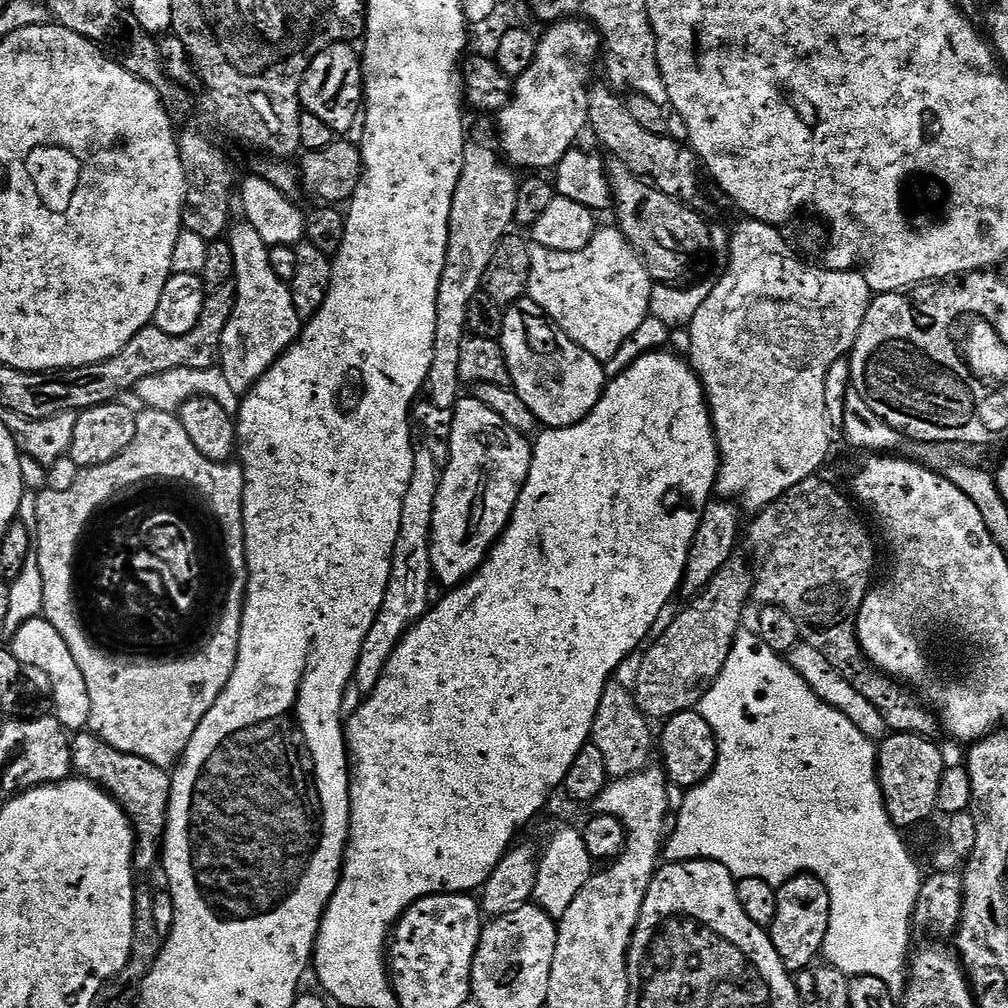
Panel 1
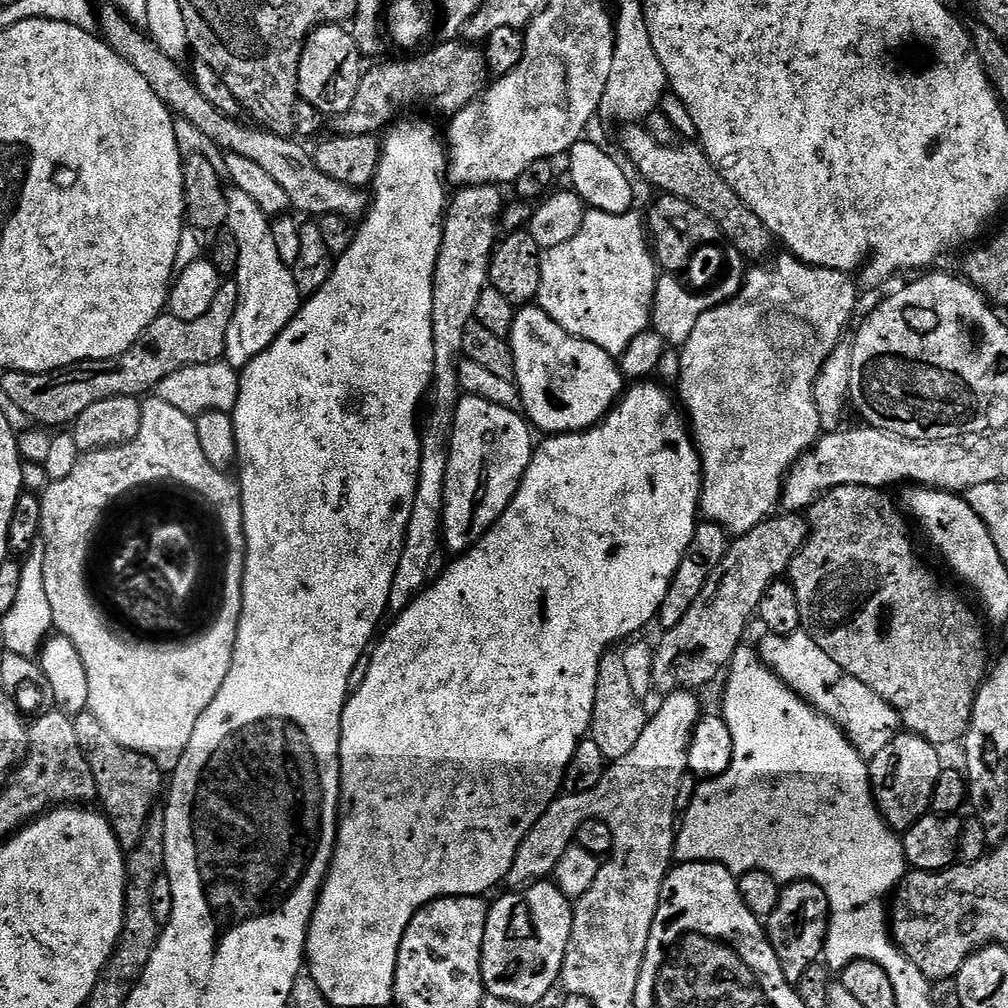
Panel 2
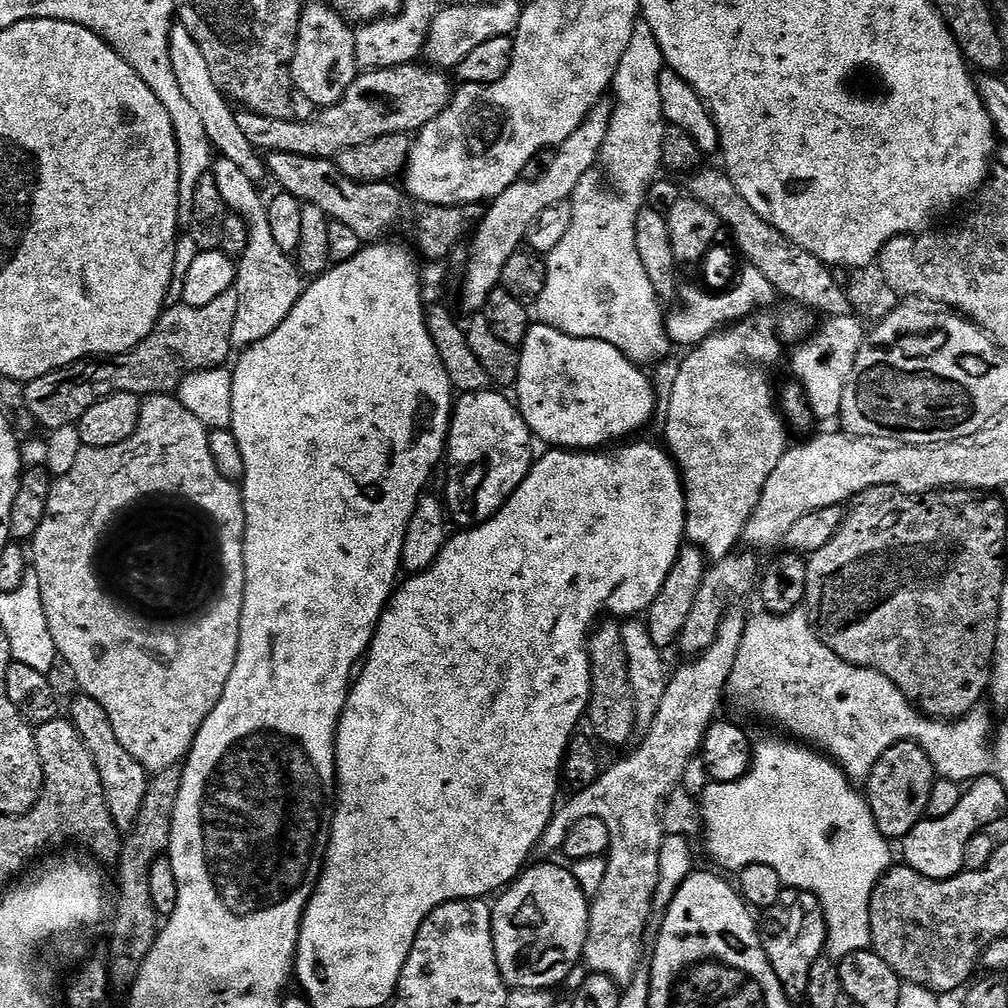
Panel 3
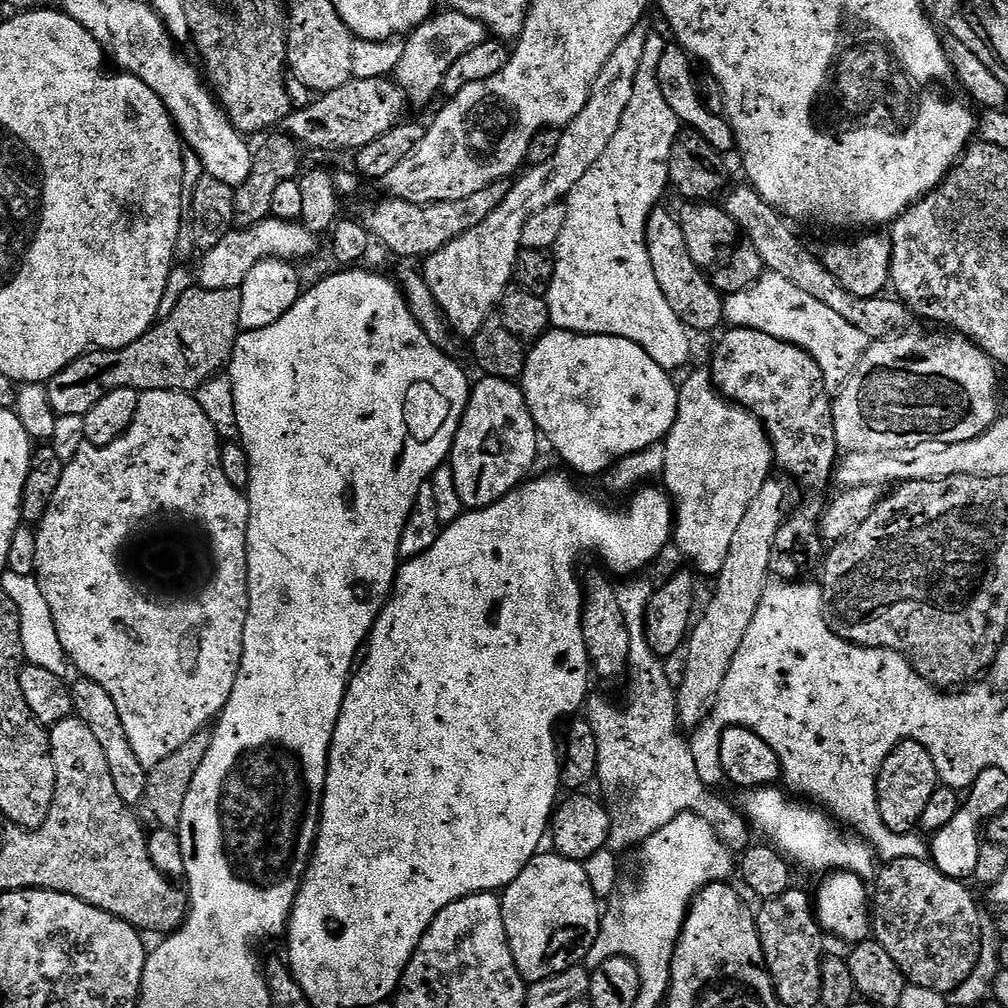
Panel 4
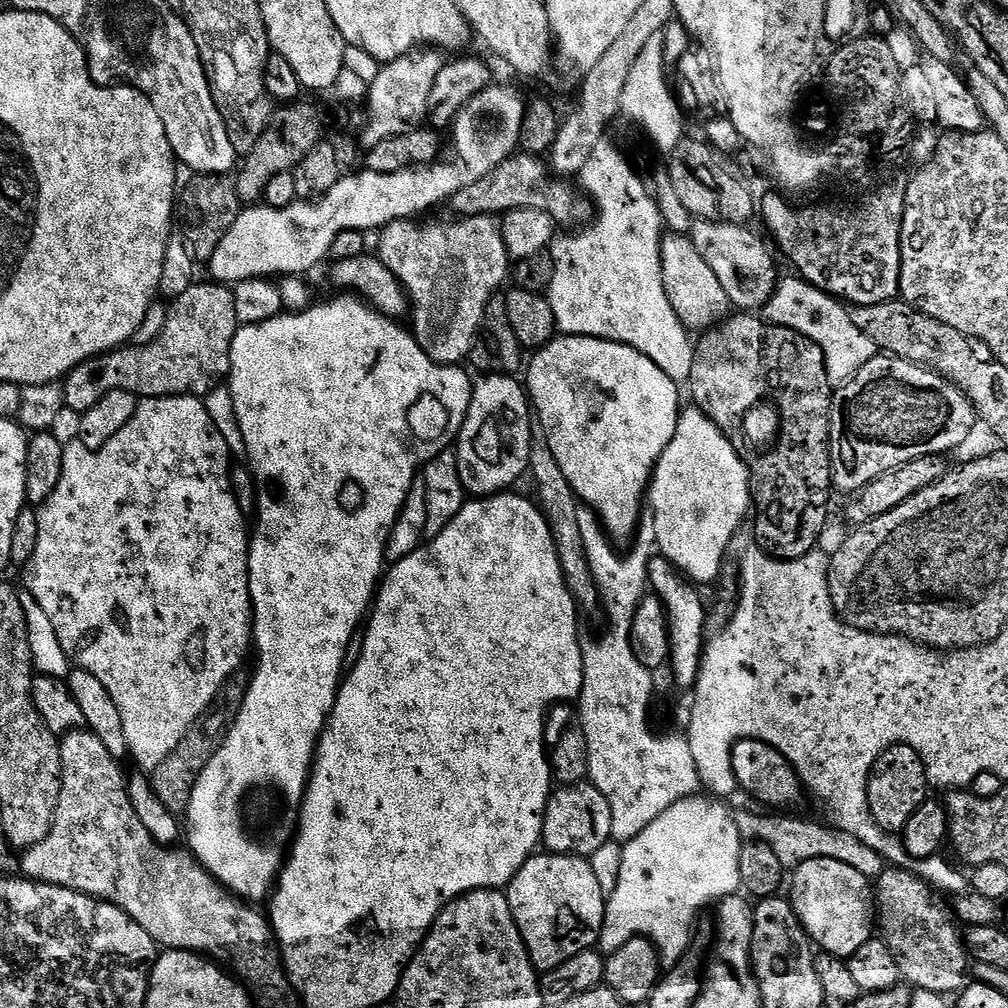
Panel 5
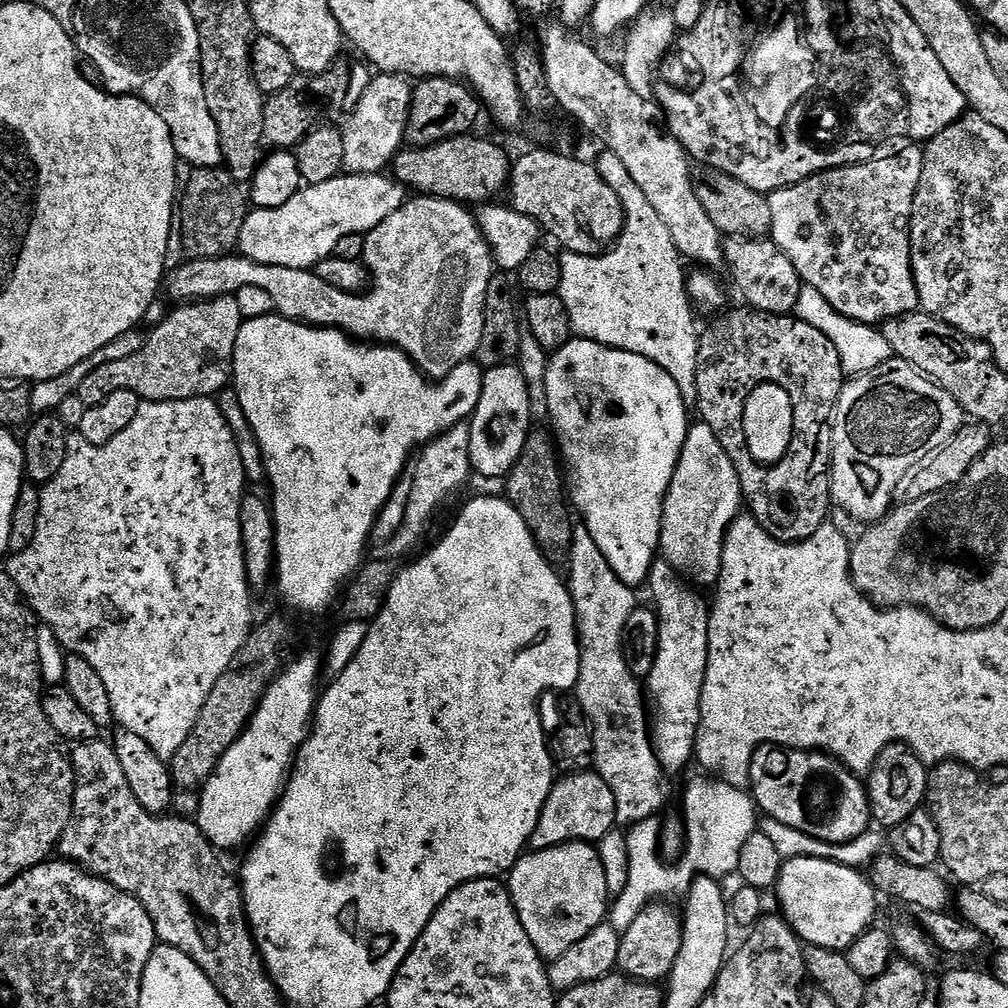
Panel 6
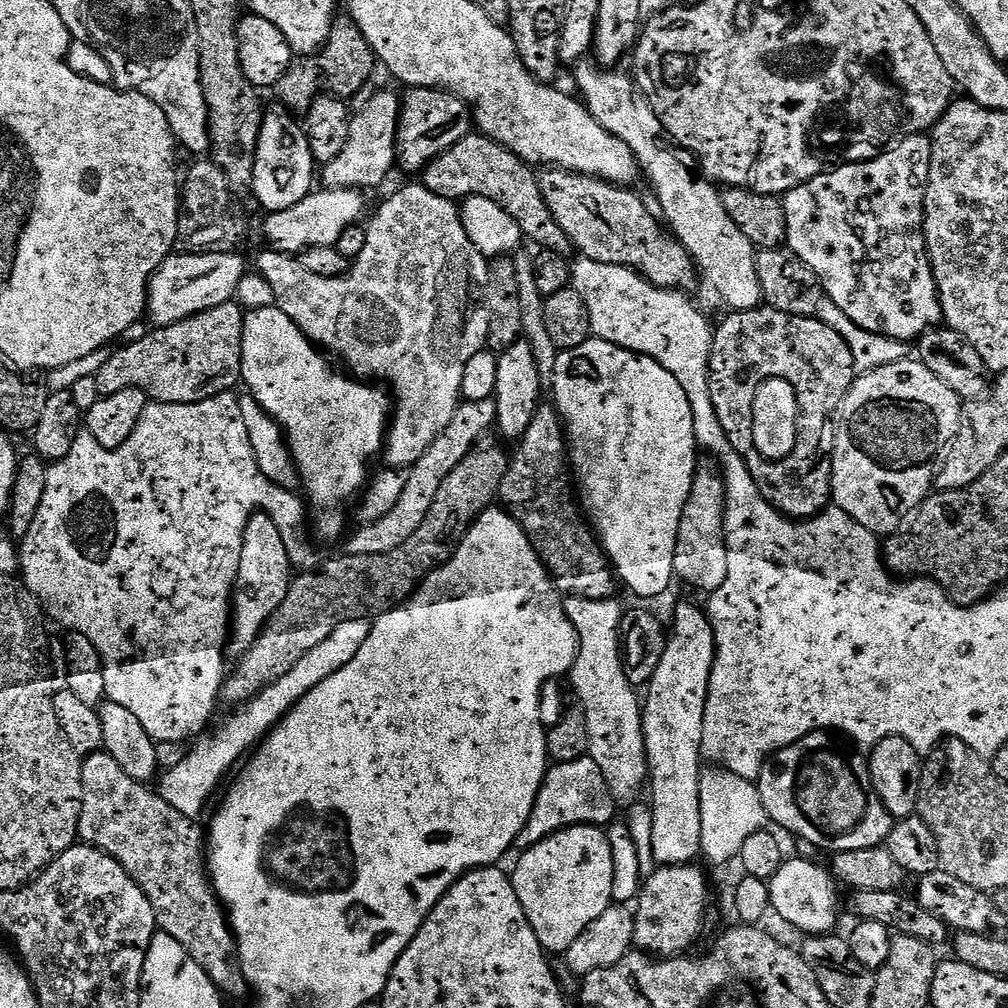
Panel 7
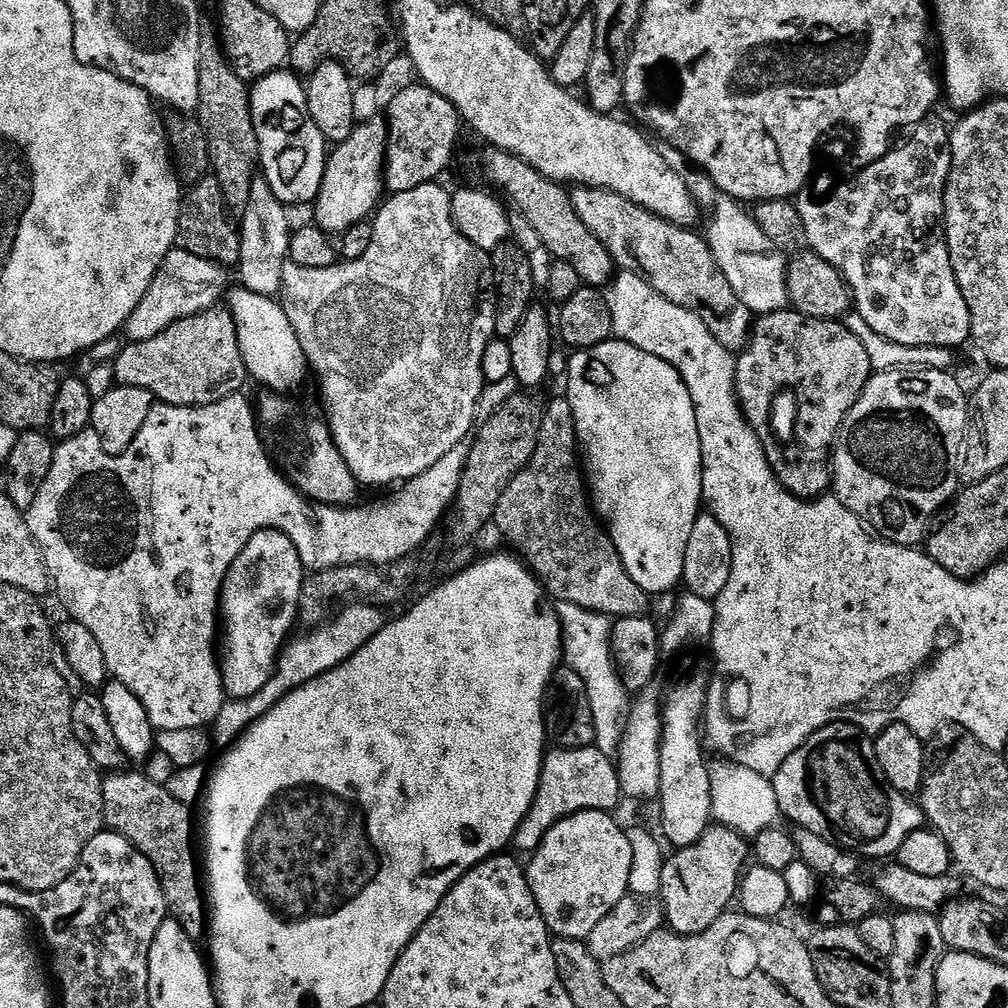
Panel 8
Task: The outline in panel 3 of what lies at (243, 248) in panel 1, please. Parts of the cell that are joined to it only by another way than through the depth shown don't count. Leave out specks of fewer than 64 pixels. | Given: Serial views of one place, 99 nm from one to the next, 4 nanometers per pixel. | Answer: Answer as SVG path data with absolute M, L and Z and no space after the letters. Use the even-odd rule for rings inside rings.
M223 158L215 161L214 179L218 194L222 194L225 209L240 216L248 228L248 244L236 264L234 287L238 294L238 315L234 318L232 331L233 349L243 350L254 346L254 342L262 342L262 338L274 334L274 330L278 330L278 326L286 322L306 284L293 257L284 253L283 246L272 233L272 220L268 217L268 208L264 205L259 190L256 189L259 188L257 183L246 178L246 174L242 174L242 170L234 166L234 162Z

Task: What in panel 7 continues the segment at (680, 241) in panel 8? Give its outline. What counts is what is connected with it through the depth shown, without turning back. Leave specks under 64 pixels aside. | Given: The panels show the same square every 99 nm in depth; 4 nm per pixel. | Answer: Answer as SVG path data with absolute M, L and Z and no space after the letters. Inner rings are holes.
M563 170L541 171L538 179L540 193L554 222L567 234L573 249L584 255L581 257L585 261L633 268L657 288L688 290L698 280L698 266L692 261L692 255L671 231L662 227L659 219L656 221L648 213L647 206L632 190L607 184L596 176Z

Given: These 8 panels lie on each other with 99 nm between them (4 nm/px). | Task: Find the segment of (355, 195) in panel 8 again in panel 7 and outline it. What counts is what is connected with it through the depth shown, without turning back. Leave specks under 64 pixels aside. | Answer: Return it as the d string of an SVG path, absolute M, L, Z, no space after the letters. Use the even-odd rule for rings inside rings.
M378 90L362 110L354 112L348 121L348 137L342 154L334 162L323 165L325 189L365 190L378 187L387 178L388 171L397 163L396 131L400 125L401 103L401 97L395 96L392 90Z

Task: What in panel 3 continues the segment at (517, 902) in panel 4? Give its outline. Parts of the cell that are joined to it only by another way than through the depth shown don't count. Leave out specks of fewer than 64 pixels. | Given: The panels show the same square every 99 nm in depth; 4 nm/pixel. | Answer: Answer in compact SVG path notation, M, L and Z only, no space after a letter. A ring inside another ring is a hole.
M534 864L525 867L524 871L499 893L500 901L492 904L494 954L498 960L500 976L509 989L555 989L555 984L562 983L571 974L572 967L581 963L588 937L590 900L575 880L571 867L563 868L560 864Z

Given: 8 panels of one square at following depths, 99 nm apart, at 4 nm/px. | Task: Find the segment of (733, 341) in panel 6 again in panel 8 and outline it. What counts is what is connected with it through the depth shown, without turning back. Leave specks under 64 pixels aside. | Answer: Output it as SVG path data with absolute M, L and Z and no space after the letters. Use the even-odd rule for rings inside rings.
M795 310L771 312L753 323L751 334L737 355L741 356L735 357L734 360L733 388L744 418L753 429L767 429L772 403L776 397L781 392L793 392L797 401L798 416L794 422L792 444L786 446L788 448L782 456L773 455L770 463L780 485L805 502L823 497L829 491L828 455L831 453L831 447L835 443L835 436L845 414L856 404L870 375L867 352L861 337L857 333L852 333L850 329L843 328L842 325L843 323L834 320L815 320Z

